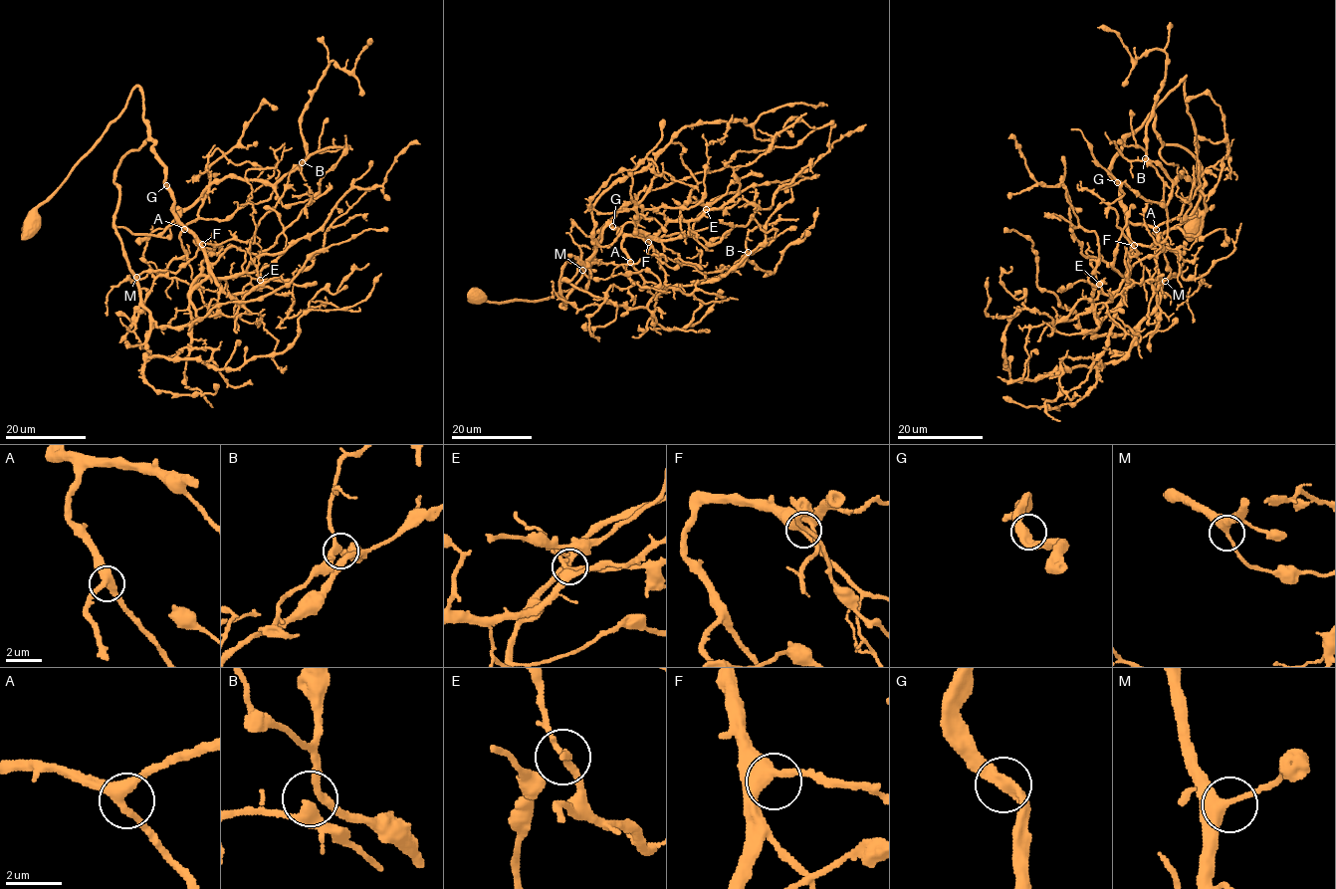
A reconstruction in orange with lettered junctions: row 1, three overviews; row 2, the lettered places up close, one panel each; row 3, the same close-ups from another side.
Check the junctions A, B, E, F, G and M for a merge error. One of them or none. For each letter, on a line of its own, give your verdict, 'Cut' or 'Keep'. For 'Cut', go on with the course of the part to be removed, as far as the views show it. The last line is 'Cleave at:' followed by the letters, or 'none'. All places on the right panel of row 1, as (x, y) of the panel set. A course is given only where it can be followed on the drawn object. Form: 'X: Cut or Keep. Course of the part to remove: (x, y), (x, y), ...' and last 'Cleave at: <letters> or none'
A: Keep
B: Keep
E: Keep
F: Keep
G: Keep
M: Keep
Cleave at: none

